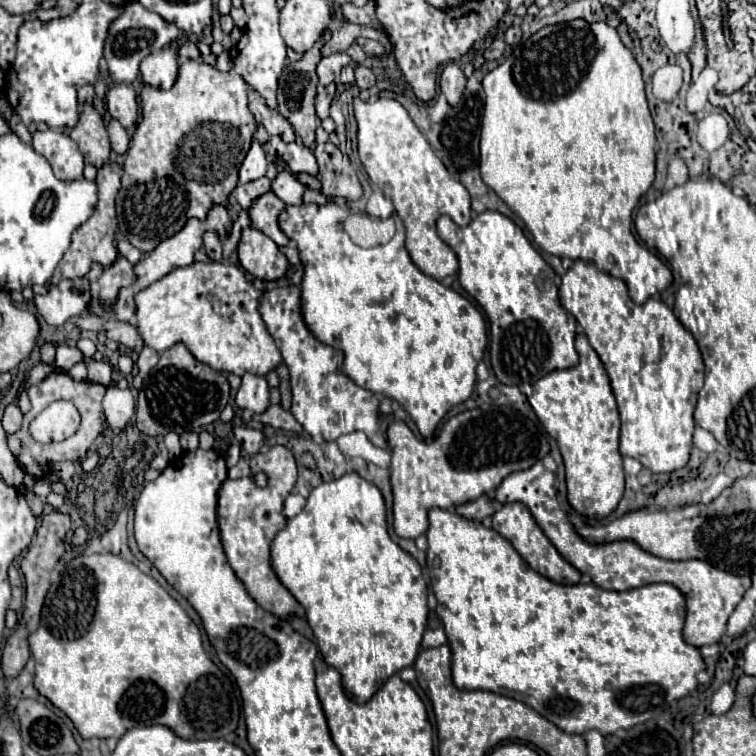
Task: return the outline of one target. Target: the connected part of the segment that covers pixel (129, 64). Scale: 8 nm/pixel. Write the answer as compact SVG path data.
M138 1L124 5L120 15L110 23L108 37L104 43L104 57L108 61L108 71L110 71L112 81L114 83L132 83L138 77L138 63L146 55L170 45L172 41L176 41L180 37L182 37L182 31L174 23L168 23L154 11L148 11Z

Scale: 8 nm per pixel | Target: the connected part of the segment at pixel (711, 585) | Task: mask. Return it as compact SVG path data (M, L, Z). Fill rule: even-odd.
M542 461L534 463L532 467L528 467L524 471L510 473L500 483L494 497L498 503L512 503L512 501L524 503L530 509L530 513L534 515L534 519L540 525L540 529L544 531L544 535L554 543L558 553L570 565L574 565L580 573L588 573L592 577L594 585L598 585L602 589L628 591L628 589L634 589L638 585L648 585L648 583L670 583L670 585L678 587L686 599L686 625L684 625L682 635L688 645L702 647L702 645L718 643L726 633L726 621L728 621L730 613L736 609L742 595L752 585L750 577L730 575L726 571L712 567L706 561L660 559L652 553L642 551L632 541L614 541L614 543L604 543L604 545L592 545L592 543L584 541L574 531L574 527L568 523L566 513L560 509L560 503L556 499L556 489L554 489L554 473L544 469Z

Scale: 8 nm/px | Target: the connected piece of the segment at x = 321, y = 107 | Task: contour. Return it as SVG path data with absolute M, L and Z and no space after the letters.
M331 83L327 87L320 87L315 98L315 109L318 117L323 120L329 117L330 105L336 94L336 84Z

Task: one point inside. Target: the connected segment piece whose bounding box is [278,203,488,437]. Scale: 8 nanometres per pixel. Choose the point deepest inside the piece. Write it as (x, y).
(404, 335)

